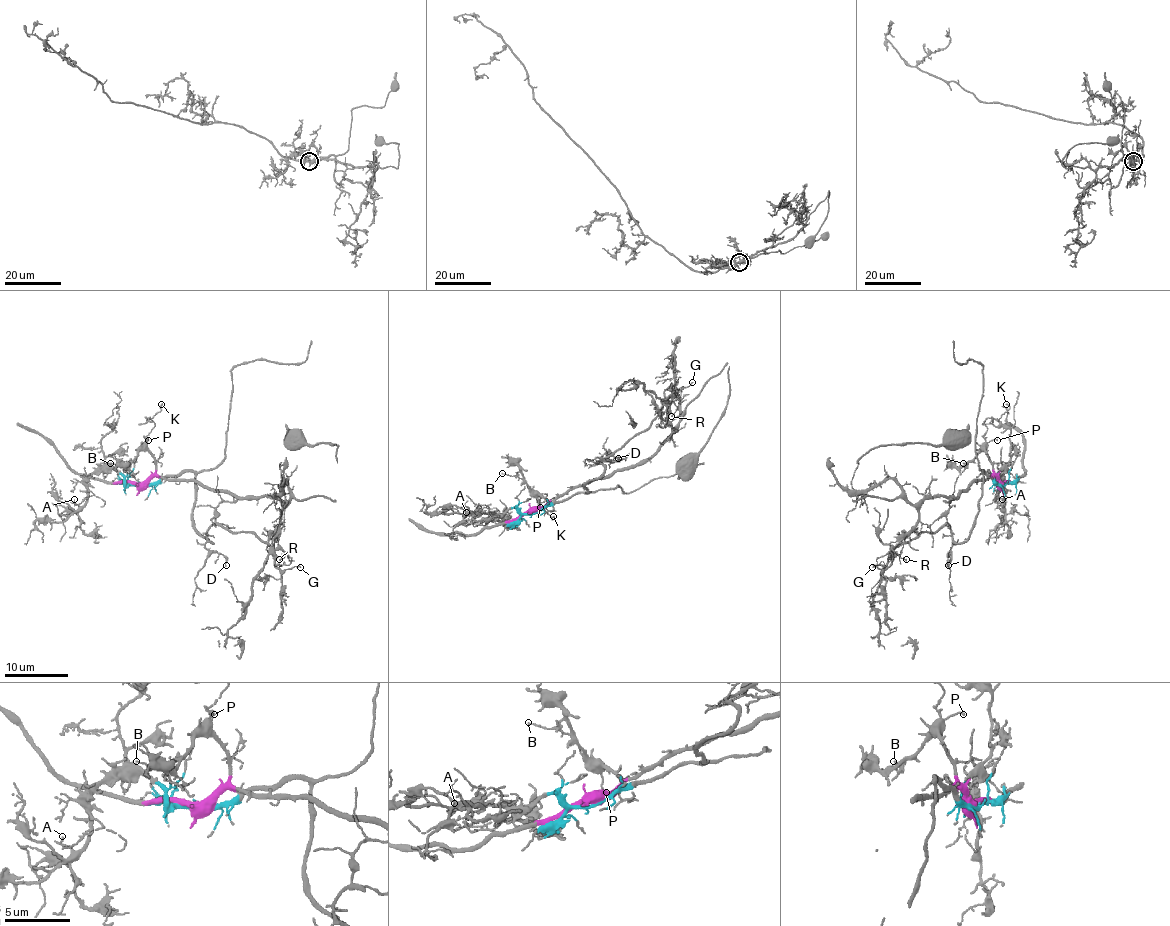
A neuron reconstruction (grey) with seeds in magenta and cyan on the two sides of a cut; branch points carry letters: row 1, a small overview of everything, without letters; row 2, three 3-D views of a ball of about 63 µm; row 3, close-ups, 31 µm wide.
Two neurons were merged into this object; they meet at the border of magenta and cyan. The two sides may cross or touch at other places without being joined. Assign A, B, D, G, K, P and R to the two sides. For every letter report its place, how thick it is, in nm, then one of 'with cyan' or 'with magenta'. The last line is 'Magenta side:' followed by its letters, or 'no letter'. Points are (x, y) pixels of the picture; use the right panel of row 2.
A: place (1002, 499); calibre 140 nm; with cyan
B: place (963, 463); calibre 90 nm; with magenta
D: place (948, 565); calibre 110 nm; with cyan
G: place (872, 567); calibre 120 nm; with cyan
K: place (1006, 404); calibre 120 nm; with magenta
P: place (997, 440); calibre 130 nm; with magenta
R: place (906, 559); calibre 140 nm; with cyan
Magenta side: B, K, P

